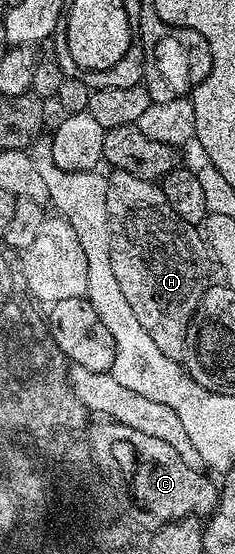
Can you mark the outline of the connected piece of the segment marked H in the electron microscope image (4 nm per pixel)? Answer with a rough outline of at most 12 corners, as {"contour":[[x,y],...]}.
{"contour":[[106,179],[113,276],[180,359],[209,285],[204,235],[162,185]]}

